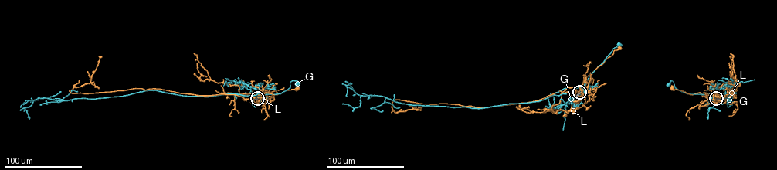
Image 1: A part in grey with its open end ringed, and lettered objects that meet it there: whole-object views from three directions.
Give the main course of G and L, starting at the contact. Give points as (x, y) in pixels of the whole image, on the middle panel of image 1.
G: (578, 93), (591, 74), (619, 44)
L: (578, 93), (581, 91), (586, 76), (619, 48)

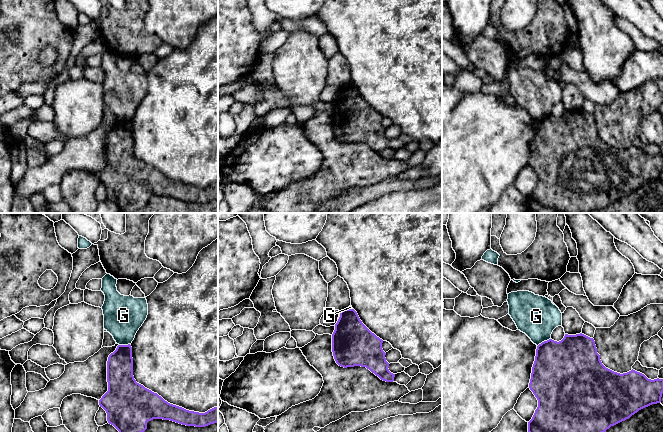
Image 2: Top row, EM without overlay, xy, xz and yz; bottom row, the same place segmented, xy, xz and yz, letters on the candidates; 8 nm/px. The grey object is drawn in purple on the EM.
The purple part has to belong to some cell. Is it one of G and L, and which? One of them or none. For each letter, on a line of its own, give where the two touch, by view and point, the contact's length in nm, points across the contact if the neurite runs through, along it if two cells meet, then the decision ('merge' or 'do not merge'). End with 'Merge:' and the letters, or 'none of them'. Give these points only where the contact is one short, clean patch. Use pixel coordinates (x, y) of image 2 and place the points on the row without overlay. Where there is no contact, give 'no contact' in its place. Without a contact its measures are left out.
G: yz (544, 117) | 130 nm | along yz (550, 114), (542, 117), (537, 122) | do not merge
L: no contact | do not merge
Merge: none of them

